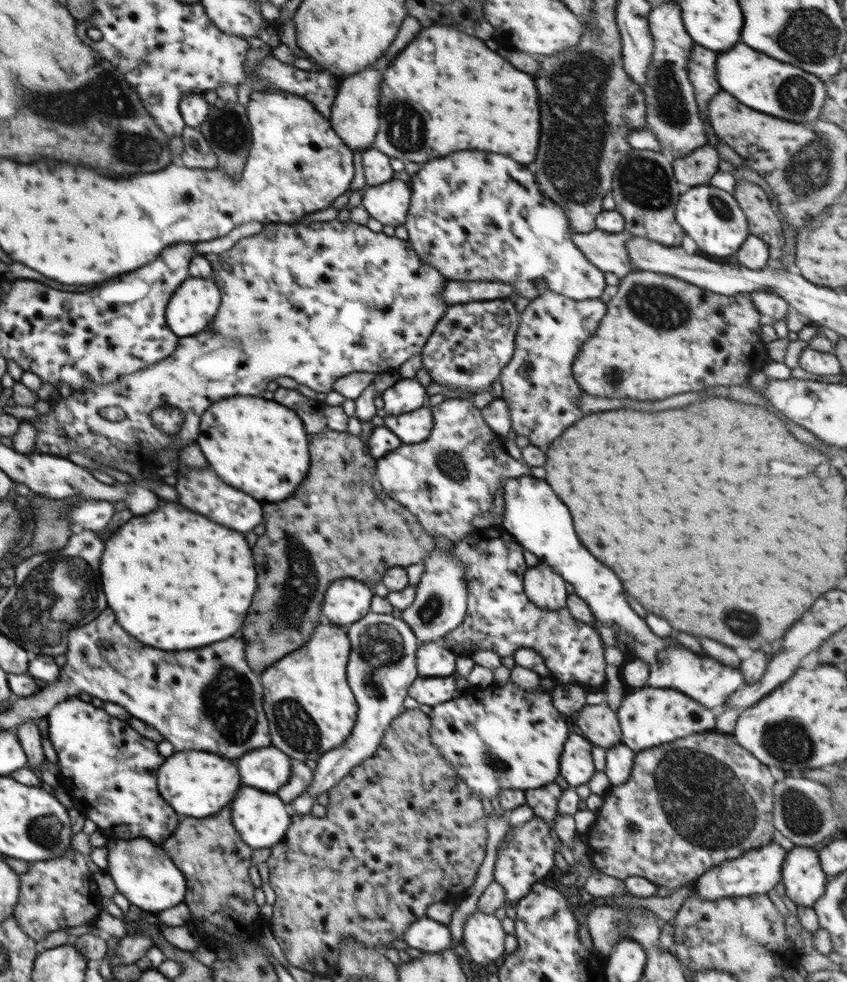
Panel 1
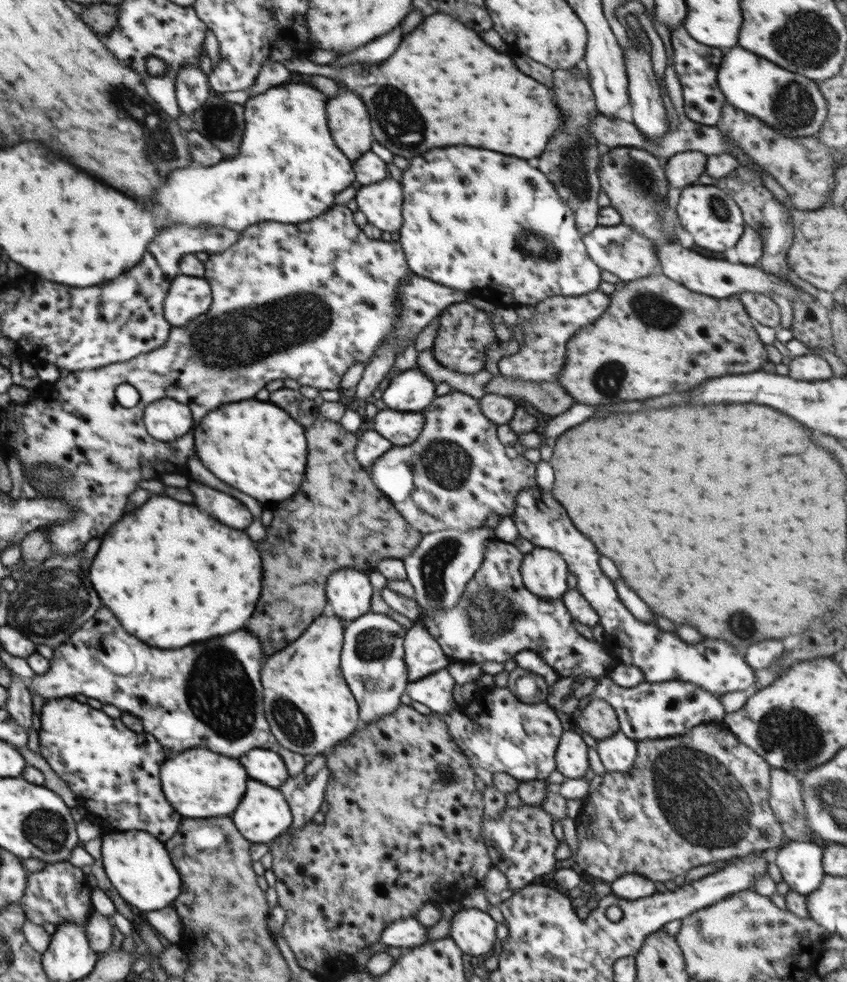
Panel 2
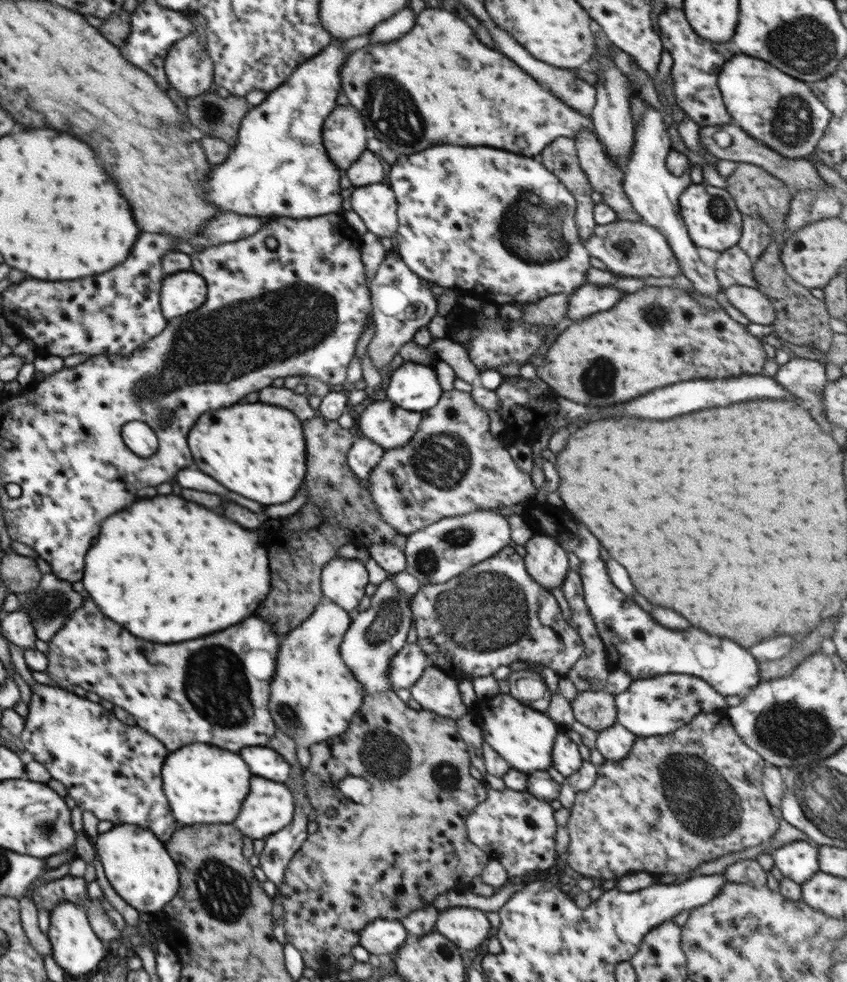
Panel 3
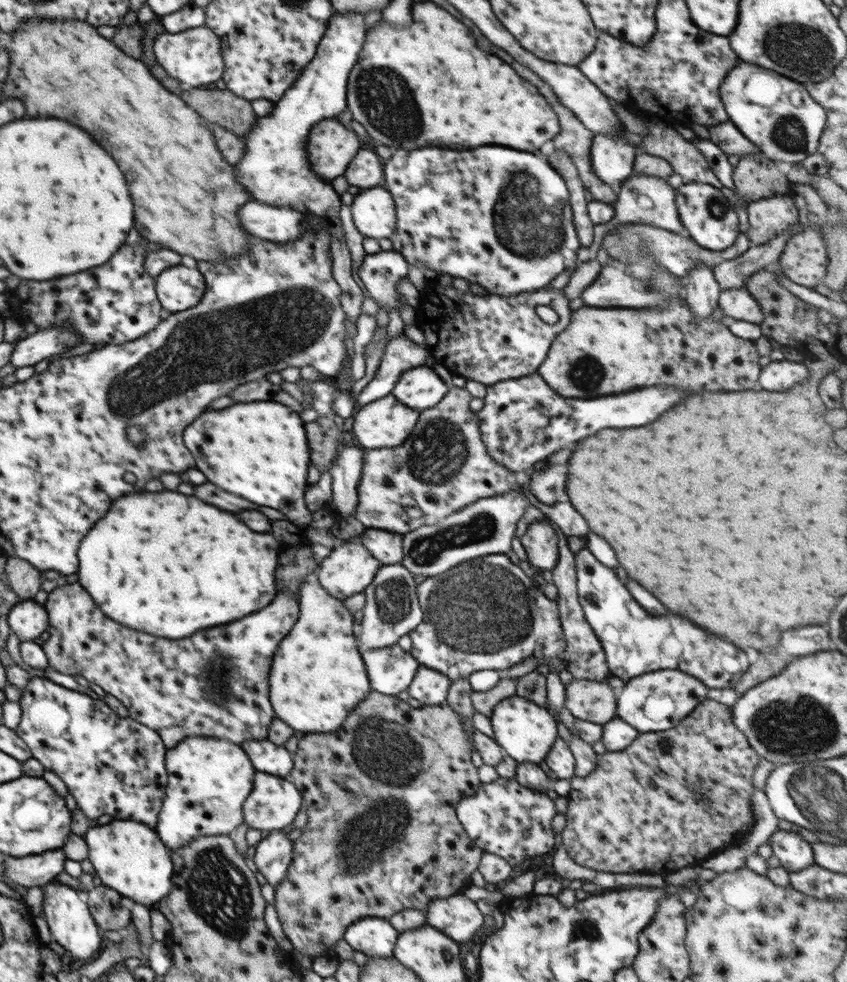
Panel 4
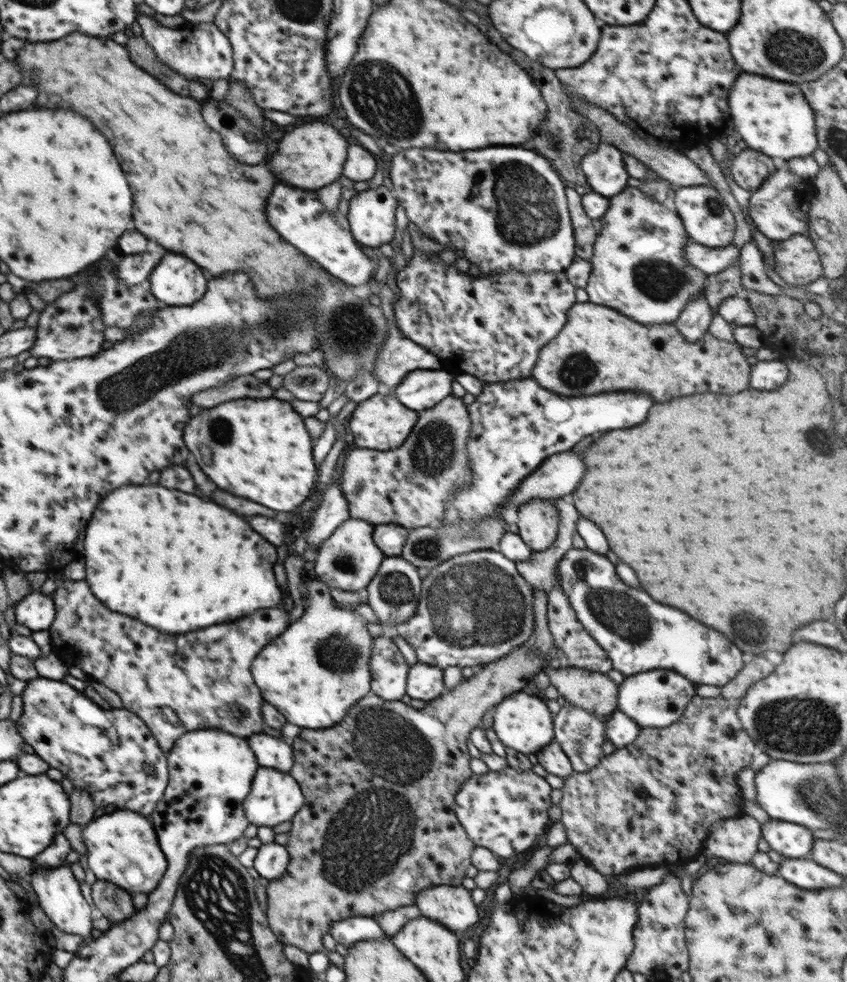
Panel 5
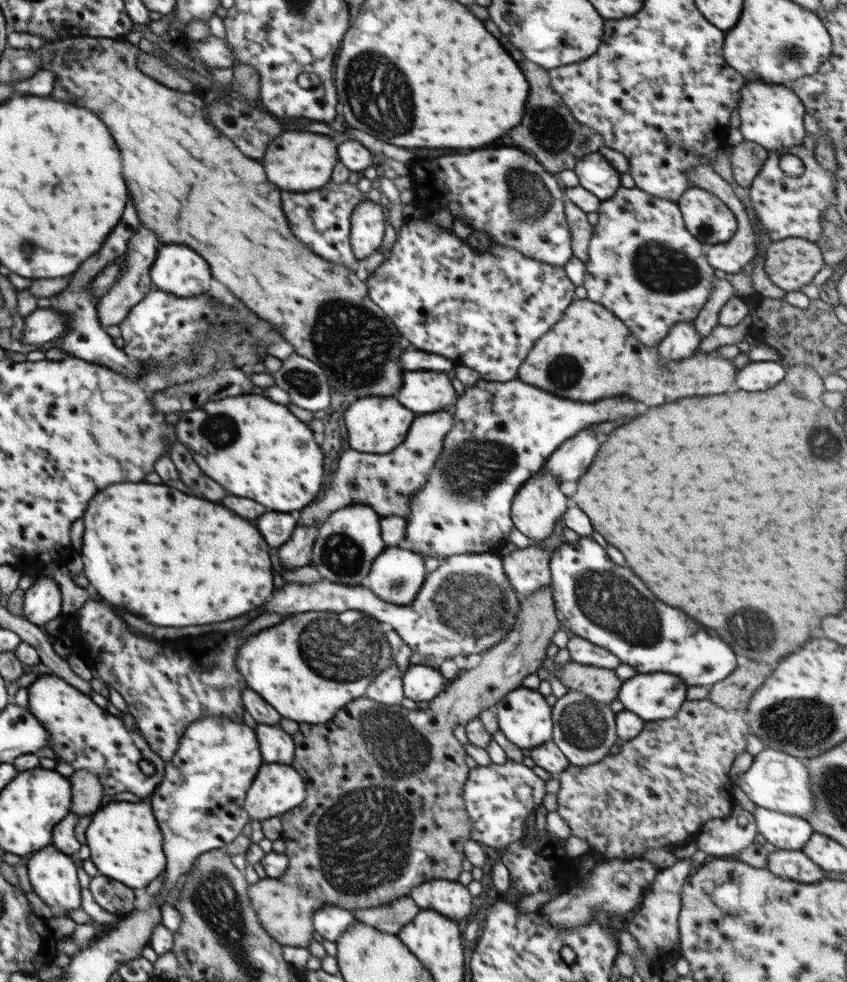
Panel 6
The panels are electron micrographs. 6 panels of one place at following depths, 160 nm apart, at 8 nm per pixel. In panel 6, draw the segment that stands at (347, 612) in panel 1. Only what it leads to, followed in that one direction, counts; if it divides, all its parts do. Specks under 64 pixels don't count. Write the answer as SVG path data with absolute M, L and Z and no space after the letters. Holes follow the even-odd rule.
M367 505L344 507L321 524L313 544L312 560L323 579L340 585L361 585L368 577L374 559L385 549L381 537L380 516Z

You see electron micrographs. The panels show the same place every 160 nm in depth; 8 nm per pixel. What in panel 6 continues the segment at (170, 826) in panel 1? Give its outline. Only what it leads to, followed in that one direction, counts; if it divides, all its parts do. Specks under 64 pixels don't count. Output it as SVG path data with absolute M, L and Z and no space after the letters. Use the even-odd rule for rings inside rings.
M54 674L30 678L27 682L29 694L28 710L36 717L36 721L49 732L48 748L56 753L56 761L70 763L72 768L80 770L85 768L88 772L95 774L104 787L106 795L120 794L120 792L132 792L141 800L152 796L157 786L165 777L165 760L156 754L147 740L137 729L134 718L130 713L122 713L120 718L108 713L107 709L101 708L92 701L91 697L80 692L65 680ZM141 760L150 760L156 767L154 775L144 775L138 766Z

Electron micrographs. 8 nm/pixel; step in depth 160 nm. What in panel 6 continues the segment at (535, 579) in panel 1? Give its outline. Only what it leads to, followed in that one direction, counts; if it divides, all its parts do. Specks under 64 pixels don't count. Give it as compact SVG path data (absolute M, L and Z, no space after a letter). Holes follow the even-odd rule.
M540 470L520 487L515 498L513 498L510 508L511 520L522 534L533 541L546 540L553 533L554 525L566 513L570 505L568 504L569 501L570 498L567 498L560 491L560 481L556 479L556 476Z

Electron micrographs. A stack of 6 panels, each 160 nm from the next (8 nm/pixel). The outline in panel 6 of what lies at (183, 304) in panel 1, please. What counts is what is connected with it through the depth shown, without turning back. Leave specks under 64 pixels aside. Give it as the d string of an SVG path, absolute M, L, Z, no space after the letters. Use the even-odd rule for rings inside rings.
M162 244L152 263L150 278L155 289L190 298L208 291L213 276L208 262L188 246Z

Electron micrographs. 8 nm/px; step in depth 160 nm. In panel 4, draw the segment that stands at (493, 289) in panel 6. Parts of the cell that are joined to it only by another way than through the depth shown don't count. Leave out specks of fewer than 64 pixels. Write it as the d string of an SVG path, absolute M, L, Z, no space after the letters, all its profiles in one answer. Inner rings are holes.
M426 279L426 287L421 293L422 306L416 307L415 325L422 330L426 346L435 360L448 368L452 375L464 376L485 385L510 380L536 373L544 362L556 334L560 334L570 324L570 300L563 292L545 286L532 292L521 292L516 296L488 294L474 295L470 291L462 293L452 285L441 286L437 279ZM536 306L550 306L558 314L558 321L550 325L538 317Z

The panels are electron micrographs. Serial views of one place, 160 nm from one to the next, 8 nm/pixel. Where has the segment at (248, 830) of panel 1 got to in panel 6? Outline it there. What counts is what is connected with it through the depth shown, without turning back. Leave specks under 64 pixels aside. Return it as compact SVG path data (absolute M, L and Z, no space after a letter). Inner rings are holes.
M263 763L247 790L245 809L251 820L266 820L295 809L306 798L306 785L291 765Z

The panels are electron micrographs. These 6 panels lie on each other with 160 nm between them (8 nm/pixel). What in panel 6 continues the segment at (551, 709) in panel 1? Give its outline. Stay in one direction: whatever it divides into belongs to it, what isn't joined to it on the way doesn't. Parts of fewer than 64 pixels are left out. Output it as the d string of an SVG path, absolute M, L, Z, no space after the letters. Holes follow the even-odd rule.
M518 687L502 697L495 707L498 727L513 745L531 750L553 740L551 706L538 690Z

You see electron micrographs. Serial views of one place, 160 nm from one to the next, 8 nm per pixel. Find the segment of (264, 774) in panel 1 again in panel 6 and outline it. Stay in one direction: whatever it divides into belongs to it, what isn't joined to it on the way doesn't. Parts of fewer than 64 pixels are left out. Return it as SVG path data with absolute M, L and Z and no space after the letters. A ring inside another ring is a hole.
M258 724L254 731L264 763L291 764L296 748L292 735L286 733L279 725Z

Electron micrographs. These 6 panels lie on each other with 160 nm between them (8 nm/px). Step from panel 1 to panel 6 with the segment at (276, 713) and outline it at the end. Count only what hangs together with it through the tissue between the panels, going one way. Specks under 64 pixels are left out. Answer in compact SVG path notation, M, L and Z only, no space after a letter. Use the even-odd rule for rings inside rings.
M313 610L293 614L272 628L252 636L237 652L236 666L244 675L247 686L258 692L284 718L296 723L321 724L332 721L336 712L350 701L364 697L368 685L394 661L392 647L386 640L385 625L369 614L357 610L330 612Z

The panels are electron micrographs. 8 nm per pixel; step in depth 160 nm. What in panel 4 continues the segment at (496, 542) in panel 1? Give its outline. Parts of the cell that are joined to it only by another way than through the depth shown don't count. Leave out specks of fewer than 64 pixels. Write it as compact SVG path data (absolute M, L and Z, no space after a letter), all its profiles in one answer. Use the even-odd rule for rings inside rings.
M491 554L482 556L463 562L454 568L451 568L445 574L440 574L436 577L428 577L424 582L417 586L417 595L420 608L424 613L423 621L414 629L409 636L414 643L413 650L414 658L422 665L427 666L432 670L437 670L447 676L451 681L460 680L460 678L469 678L473 672L479 670L502 670L510 668L514 664L520 664L525 658L535 656L540 663L550 664L554 658L561 658L565 651L566 641L563 633L562 623L559 617L558 603L548 599L538 586L532 583L531 578L524 574L521 567L512 563L512 560L506 554Z

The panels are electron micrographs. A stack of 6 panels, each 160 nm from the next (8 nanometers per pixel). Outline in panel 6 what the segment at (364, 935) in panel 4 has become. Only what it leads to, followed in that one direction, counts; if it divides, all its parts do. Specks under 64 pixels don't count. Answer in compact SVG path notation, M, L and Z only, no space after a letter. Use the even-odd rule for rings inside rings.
M323 906L313 916L314 930L325 940L336 943L348 927L356 924L357 918L344 908Z

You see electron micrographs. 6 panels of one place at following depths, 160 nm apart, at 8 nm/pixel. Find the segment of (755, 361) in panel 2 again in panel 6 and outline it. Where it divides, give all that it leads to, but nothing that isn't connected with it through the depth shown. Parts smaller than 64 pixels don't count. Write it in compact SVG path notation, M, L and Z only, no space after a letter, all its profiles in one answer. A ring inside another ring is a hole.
M576 298L570 303L560 322L556 322L556 326L538 340L538 346L530 349L518 369L517 378L529 385L548 390L560 398L583 403L596 402L600 398L616 394L628 394L648 406L658 406L684 396L724 394L736 382L737 371L732 359L723 358L717 351L695 352L691 357L664 364L657 346L642 344L611 310L597 302Z

